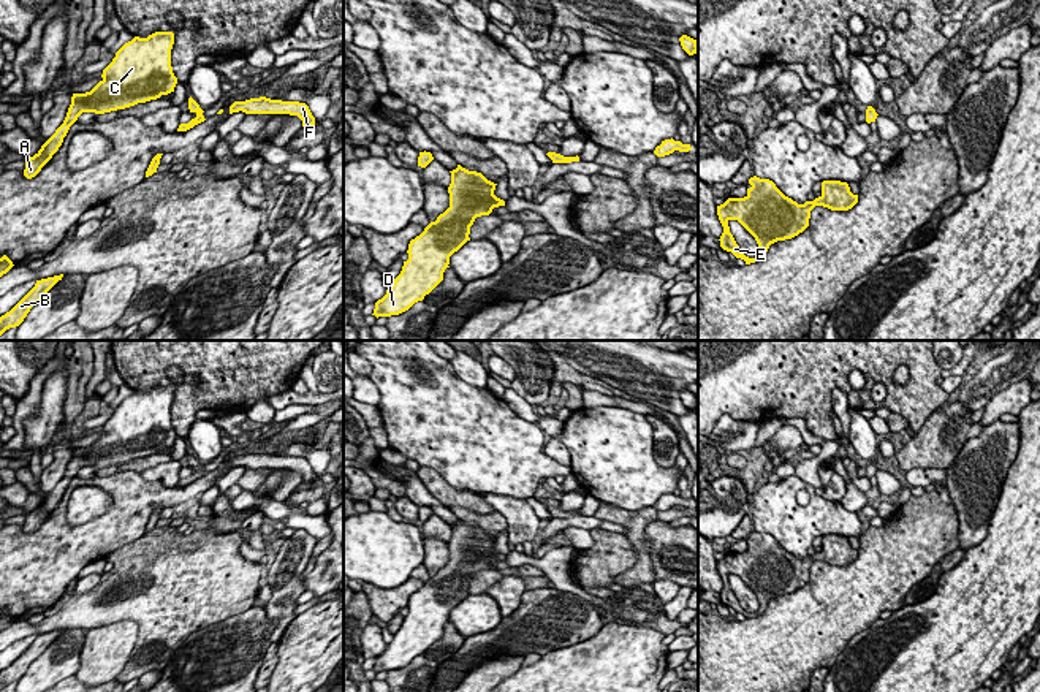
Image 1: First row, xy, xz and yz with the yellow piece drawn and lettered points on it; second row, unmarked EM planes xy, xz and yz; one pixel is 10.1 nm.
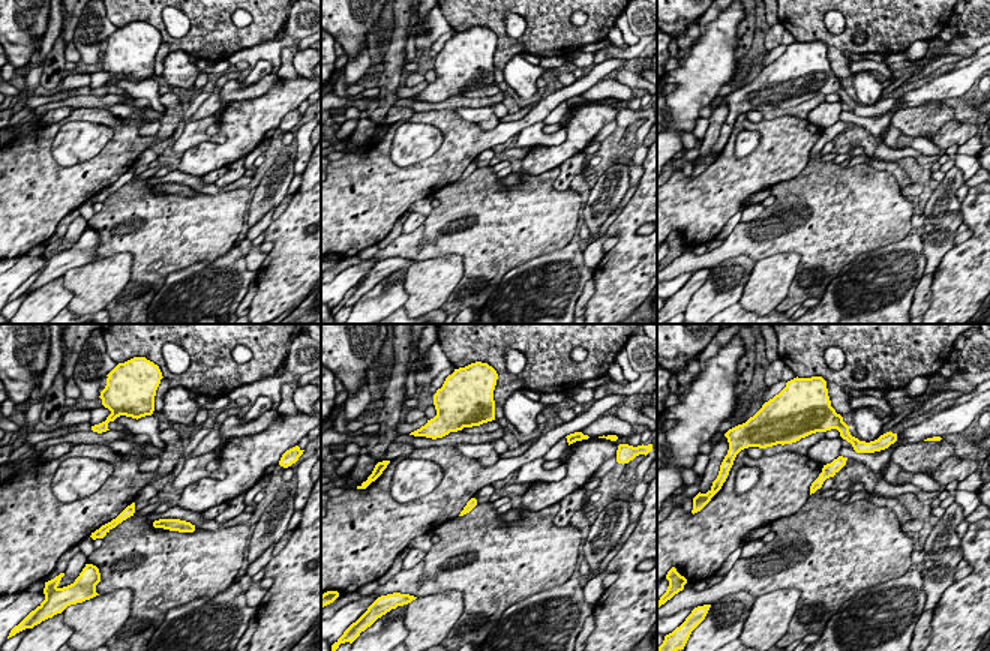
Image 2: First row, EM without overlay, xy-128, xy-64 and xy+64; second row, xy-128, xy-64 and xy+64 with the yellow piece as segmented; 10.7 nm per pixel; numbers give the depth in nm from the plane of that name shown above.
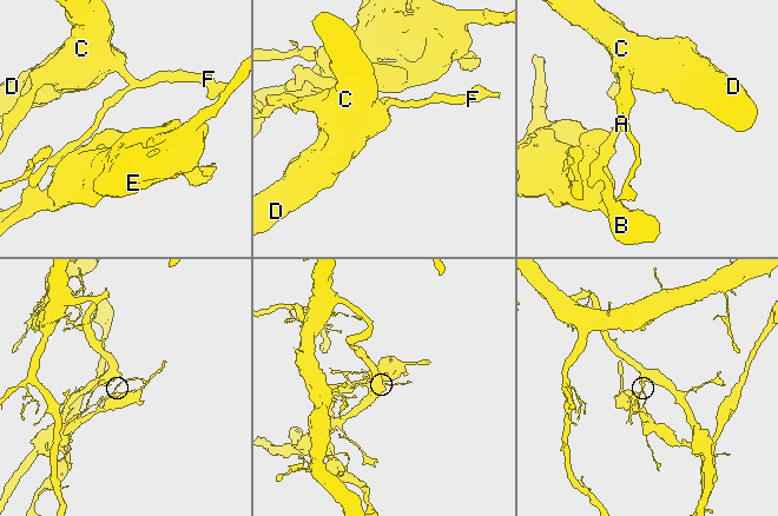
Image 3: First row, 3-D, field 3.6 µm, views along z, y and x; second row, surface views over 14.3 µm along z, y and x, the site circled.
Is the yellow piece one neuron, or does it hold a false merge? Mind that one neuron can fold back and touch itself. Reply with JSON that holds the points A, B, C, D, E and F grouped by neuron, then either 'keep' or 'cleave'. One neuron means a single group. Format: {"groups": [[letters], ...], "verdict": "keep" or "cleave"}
{"groups": [["A", "C", "D", "F"], ["B", "E"]], "verdict": "cleave"}

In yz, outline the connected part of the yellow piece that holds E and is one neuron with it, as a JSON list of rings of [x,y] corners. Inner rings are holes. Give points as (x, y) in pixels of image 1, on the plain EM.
[[[753,530],[749,538],[752,542],[747,543],[744,553],[728,553],[717,561],[717,570],[723,581],[720,602],[744,614],[746,619],[763,614],[771,599],[803,587],[809,581],[810,565],[815,561],[848,565],[858,557],[858,549],[853,549],[848,538],[841,535],[823,535],[822,549],[804,559],[785,551],[769,534]],[[730,575],[738,575],[755,592],[760,602],[758,611],[749,613],[741,606],[730,587]]]

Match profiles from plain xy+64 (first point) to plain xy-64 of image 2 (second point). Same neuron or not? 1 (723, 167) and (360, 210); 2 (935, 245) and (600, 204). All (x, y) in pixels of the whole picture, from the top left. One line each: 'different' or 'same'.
1: same
2: same

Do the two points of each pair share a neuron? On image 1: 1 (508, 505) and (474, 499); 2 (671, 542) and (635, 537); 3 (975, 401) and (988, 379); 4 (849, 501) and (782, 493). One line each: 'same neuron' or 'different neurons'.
1: different neurons
2: different neurons
3: same neuron
4: different neurons

